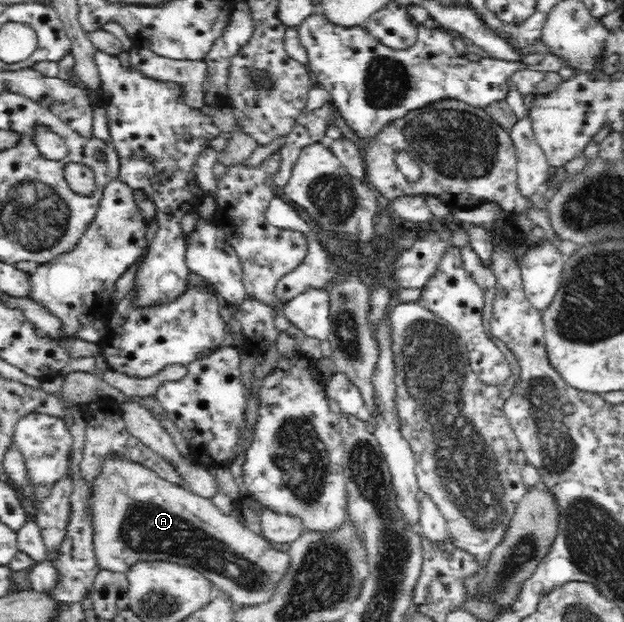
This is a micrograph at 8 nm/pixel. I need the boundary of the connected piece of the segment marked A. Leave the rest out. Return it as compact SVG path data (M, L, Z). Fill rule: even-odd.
M114 452L106 454L101 459L92 484L94 554L100 569L125 573L138 560L179 563L199 571L214 588L225 591L238 606L267 602L272 597L273 584L288 569L287 552L273 548L268 539L246 529L233 514L220 511L210 498L198 495L186 486L162 479L155 470L143 463Z

